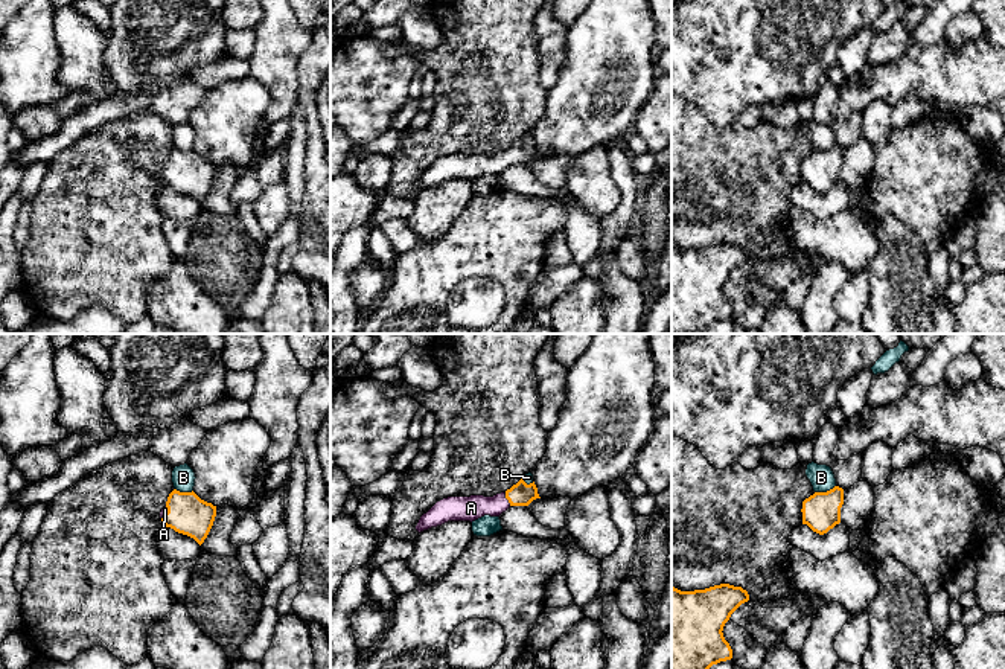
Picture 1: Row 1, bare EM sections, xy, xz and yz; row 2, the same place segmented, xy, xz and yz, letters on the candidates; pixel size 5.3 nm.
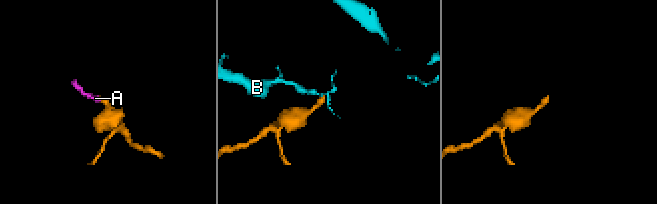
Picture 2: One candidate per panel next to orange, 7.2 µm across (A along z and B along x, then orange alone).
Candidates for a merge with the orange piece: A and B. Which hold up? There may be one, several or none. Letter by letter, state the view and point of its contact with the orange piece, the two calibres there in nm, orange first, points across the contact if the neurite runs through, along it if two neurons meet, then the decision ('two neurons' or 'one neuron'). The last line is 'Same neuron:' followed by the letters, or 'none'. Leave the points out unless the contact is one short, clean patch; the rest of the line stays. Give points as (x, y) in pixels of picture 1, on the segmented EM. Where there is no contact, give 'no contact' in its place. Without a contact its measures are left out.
A: xz (506, 497) | 130/130 nm | across xz (521, 494), (506, 497), (494, 506), (471, 508) | one neuron
B: yz (824, 492) | 200/130 nm | along yz (835, 485), (826, 491), (815, 492) | two neurons
Same neuron: A

